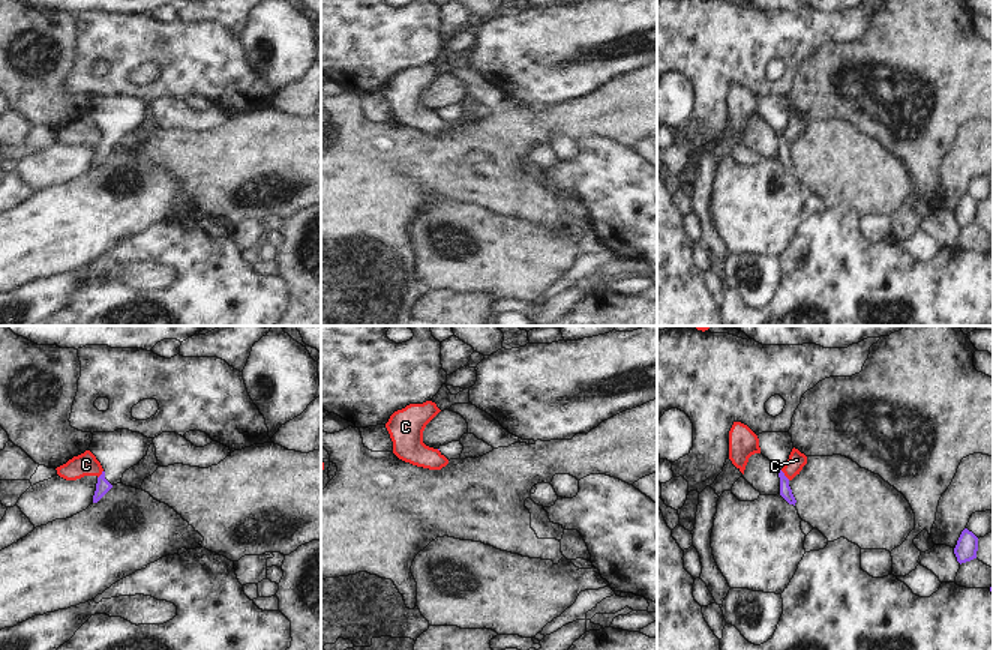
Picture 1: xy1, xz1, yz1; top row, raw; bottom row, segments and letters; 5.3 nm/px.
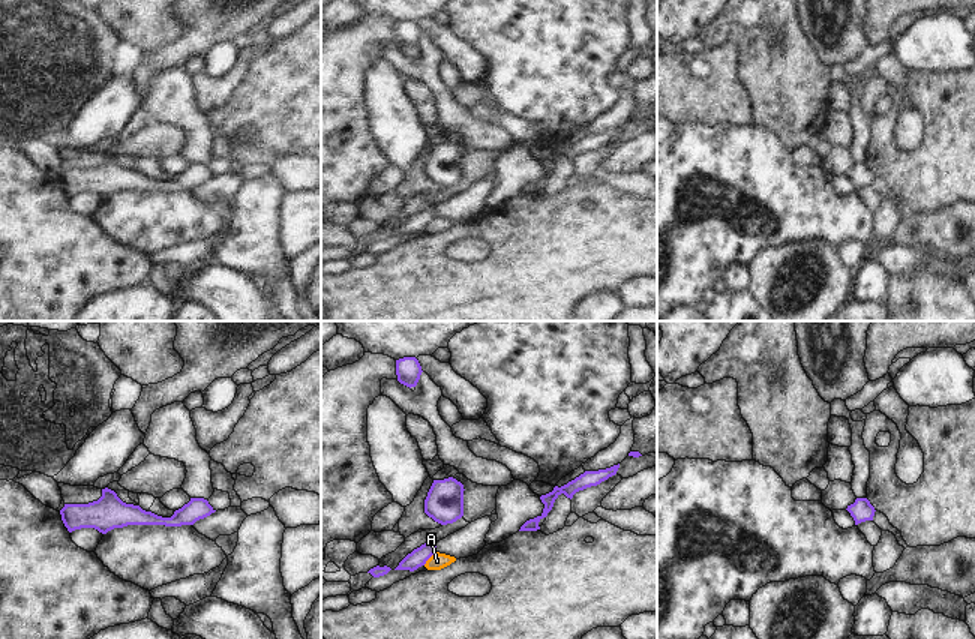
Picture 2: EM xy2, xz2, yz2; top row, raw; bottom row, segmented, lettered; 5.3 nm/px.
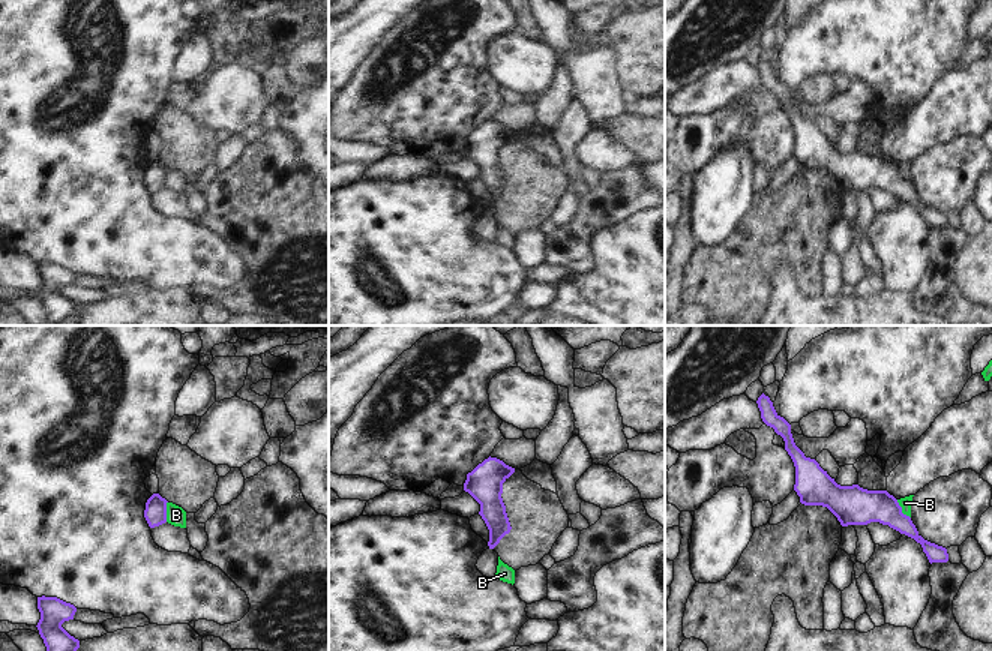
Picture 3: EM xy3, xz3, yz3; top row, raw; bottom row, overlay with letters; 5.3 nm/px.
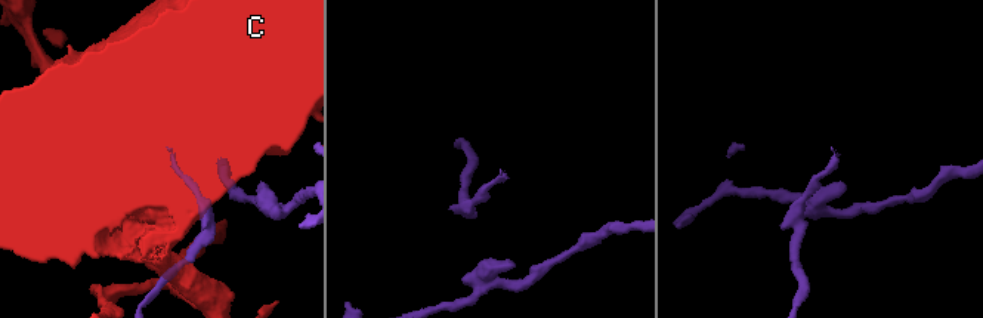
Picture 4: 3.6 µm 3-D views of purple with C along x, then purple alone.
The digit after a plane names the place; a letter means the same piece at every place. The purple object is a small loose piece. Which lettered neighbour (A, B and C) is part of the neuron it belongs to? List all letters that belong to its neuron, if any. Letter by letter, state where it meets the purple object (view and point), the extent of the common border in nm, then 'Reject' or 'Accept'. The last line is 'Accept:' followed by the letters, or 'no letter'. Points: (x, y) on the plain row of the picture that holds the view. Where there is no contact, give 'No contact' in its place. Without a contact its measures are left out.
A: Touches purple at xz2 (429, 221). Shared border 100 nm. Reject
B: Touches purple at yz3 (901, 174). Shared border 130 nm. Reject
C: Touches purple at yz1 (783, 138). Shared border 80 nm. Reject
Accept: no letter

